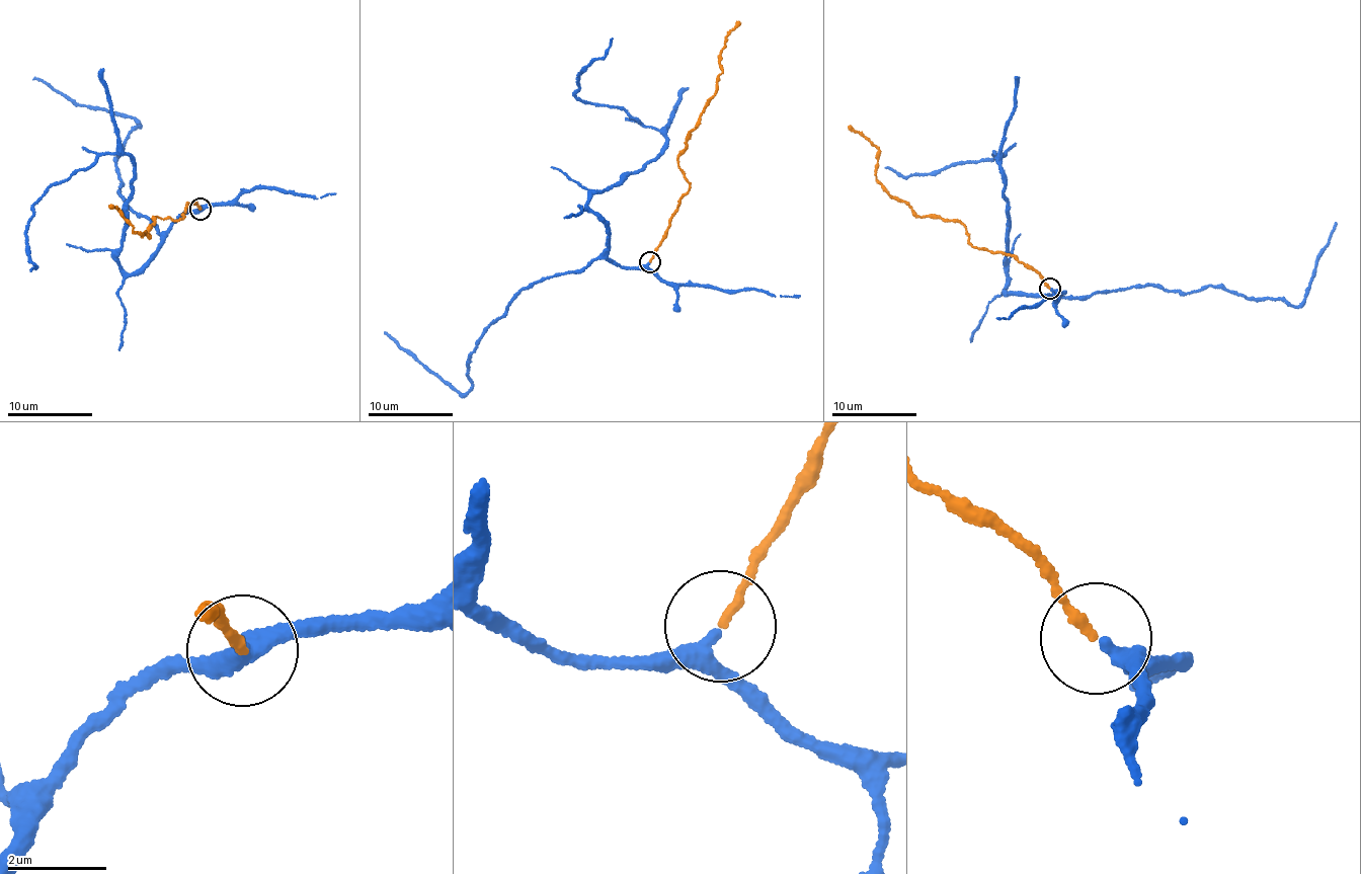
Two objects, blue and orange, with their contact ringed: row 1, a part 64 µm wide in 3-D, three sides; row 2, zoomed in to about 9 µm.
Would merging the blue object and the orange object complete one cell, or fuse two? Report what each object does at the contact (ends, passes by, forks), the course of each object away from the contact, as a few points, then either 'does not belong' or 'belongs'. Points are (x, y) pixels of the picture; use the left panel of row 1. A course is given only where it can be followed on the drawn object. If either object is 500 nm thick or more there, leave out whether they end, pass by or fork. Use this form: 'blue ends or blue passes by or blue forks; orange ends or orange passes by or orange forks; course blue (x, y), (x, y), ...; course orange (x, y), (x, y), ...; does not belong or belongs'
blue passes by; orange ends; course blue (202, 209), (126, 272), (117, 249), (135, 160), (107, 152), (34, 203), (25, 232), (30, 272); course orange (201, 210), (195, 203), (187, 205), (181, 220), (154, 218), (148, 237), (133, 231), (133, 226), (110, 205); belongs

